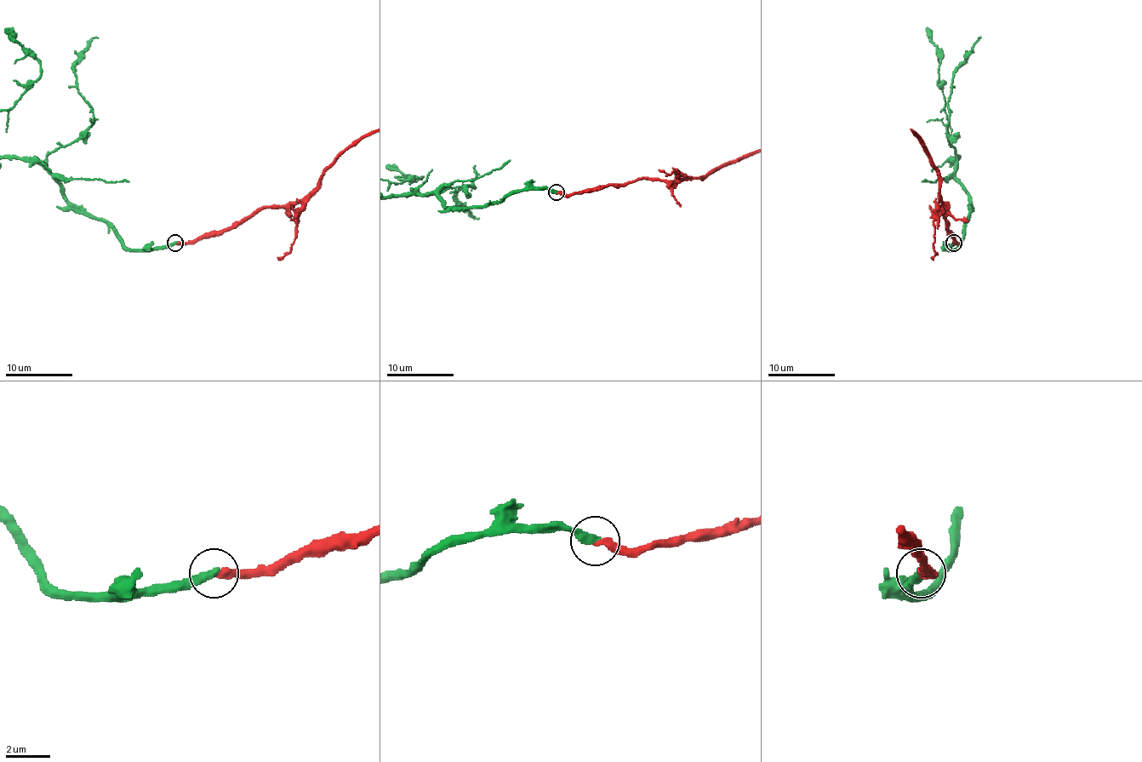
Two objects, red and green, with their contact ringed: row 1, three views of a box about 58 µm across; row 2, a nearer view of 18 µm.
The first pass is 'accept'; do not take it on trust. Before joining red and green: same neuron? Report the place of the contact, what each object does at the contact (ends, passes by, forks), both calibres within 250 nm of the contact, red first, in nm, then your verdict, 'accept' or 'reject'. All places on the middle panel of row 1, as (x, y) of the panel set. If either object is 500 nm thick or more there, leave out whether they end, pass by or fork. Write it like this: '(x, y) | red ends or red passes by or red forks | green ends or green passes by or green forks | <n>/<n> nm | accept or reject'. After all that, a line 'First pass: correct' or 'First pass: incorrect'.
(556, 191) | red ends | green ends | 360/420 nm | accept
First pass: correct

